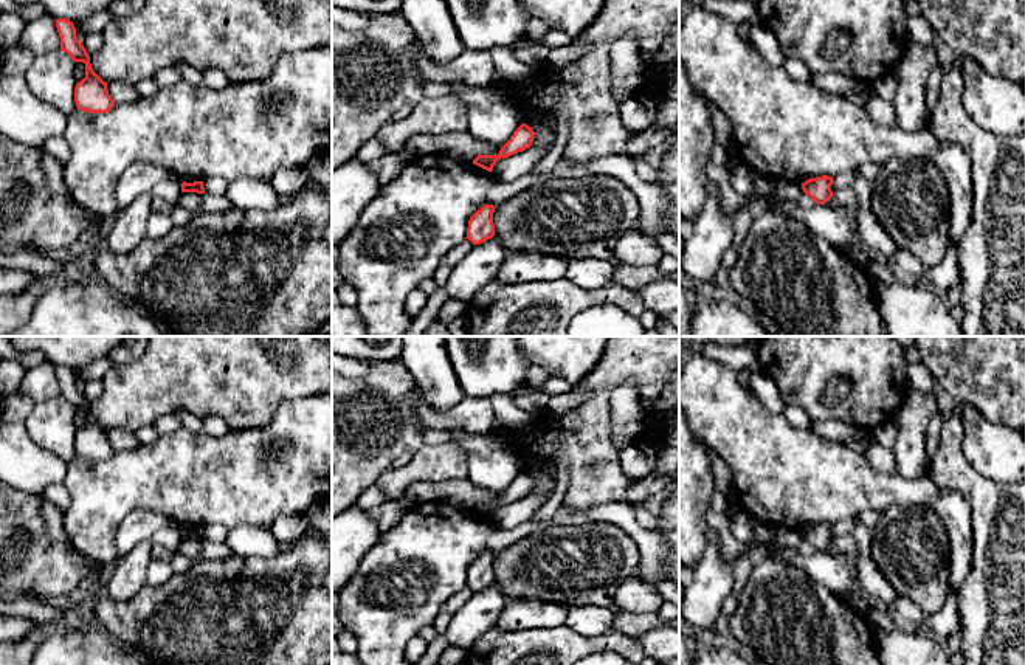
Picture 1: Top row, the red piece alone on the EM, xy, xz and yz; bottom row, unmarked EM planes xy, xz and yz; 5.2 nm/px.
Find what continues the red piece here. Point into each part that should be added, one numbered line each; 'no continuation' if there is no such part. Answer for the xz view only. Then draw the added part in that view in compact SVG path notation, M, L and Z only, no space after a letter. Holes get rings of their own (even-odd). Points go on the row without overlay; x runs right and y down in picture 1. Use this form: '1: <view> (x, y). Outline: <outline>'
no continuation

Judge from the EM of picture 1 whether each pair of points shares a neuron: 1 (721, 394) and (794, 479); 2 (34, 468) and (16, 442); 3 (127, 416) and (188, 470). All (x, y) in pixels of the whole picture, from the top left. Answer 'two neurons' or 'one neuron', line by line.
1: one neuron
2: one neuron
3: two neurons

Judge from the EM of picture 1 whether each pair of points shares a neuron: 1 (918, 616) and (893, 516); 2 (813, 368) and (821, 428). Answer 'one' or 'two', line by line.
1: two
2: two

